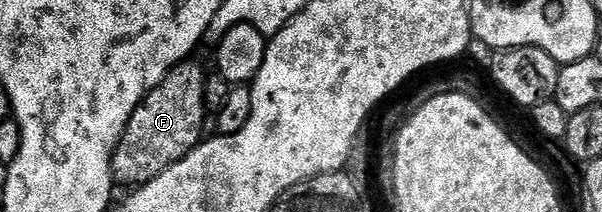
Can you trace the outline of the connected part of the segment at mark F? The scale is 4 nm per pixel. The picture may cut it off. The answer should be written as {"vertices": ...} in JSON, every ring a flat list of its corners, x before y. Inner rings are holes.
{"vertices":[[189,59,172,68,134,111,124,137,112,153,112,180,117,186,139,187,150,183,162,171,174,167,205,136,206,70,194,62]]}

